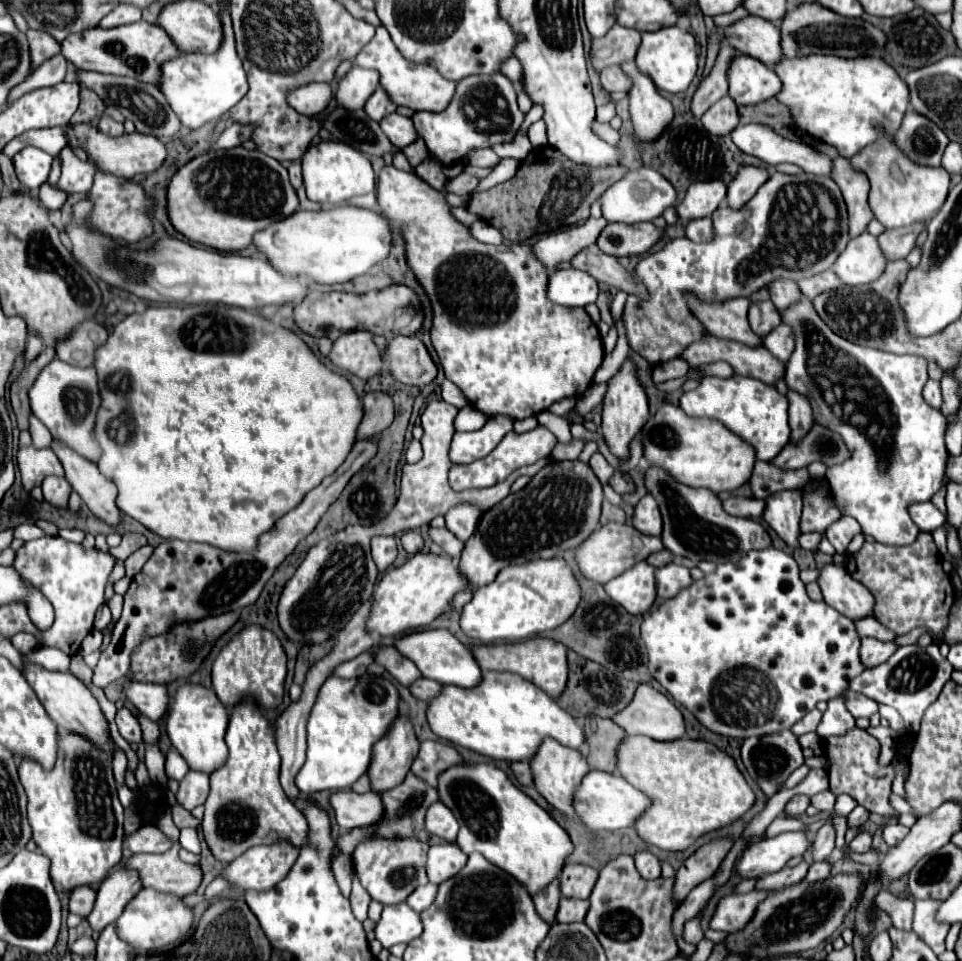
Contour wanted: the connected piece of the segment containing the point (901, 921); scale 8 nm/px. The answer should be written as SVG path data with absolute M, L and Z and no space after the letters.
M881 890L875 898L876 904L881 904L882 909L891 916L892 924L897 924L897 928L909 930L911 920L913 920L913 900L909 898L897 898L889 890Z

